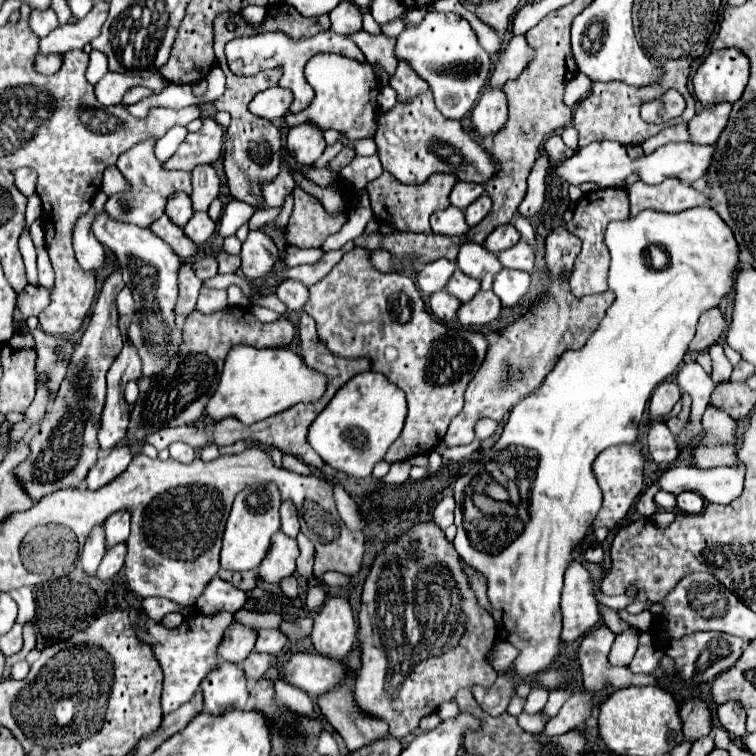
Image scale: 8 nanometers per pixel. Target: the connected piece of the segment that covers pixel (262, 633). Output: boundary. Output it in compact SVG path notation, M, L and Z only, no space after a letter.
M259 630L255 652L265 652L269 656L277 656L287 642L287 636L281 630Z

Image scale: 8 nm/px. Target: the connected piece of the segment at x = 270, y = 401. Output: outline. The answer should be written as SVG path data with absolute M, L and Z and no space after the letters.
M233 346L225 358L223 374L217 390L209 398L205 412L211 420L233 416L243 424L255 424L277 412L291 408L297 402L319 400L325 392L327 380L323 374L305 366L301 356L289 348L269 348L259 350L253 346Z

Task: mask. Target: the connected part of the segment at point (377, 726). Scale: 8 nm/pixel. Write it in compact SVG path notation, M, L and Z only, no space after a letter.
M343 684L319 698L319 710L329 724L341 734L349 752L389 736L383 720L365 716L353 702L353 684Z

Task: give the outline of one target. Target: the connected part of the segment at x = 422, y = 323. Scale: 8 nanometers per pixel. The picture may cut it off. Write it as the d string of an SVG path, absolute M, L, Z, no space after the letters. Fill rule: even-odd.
M353 248L317 284L309 288L305 312L315 318L317 332L325 346L337 356L369 356L373 370L385 374L399 386L409 404L409 414L401 436L385 454L385 462L403 462L409 456L429 454L443 440L451 418L463 408L463 394L469 380L479 370L487 346L477 330L447 328L435 322L421 300L415 282L399 272L379 272L369 260L369 250ZM387 348L397 350L395 360L387 360Z

